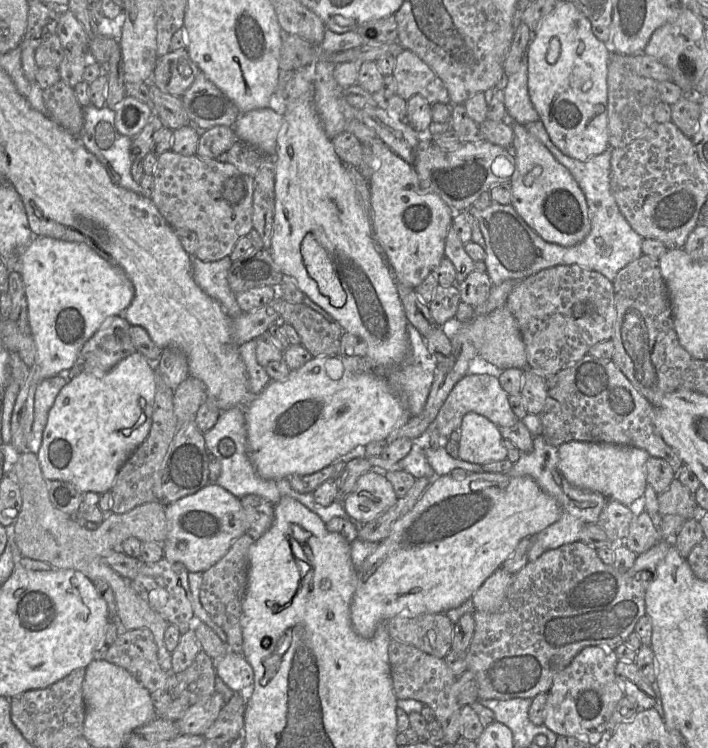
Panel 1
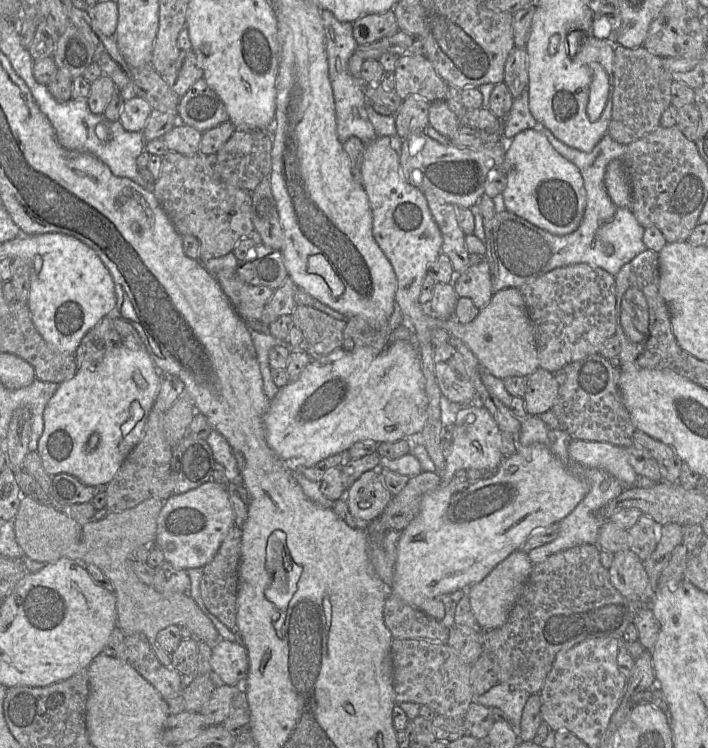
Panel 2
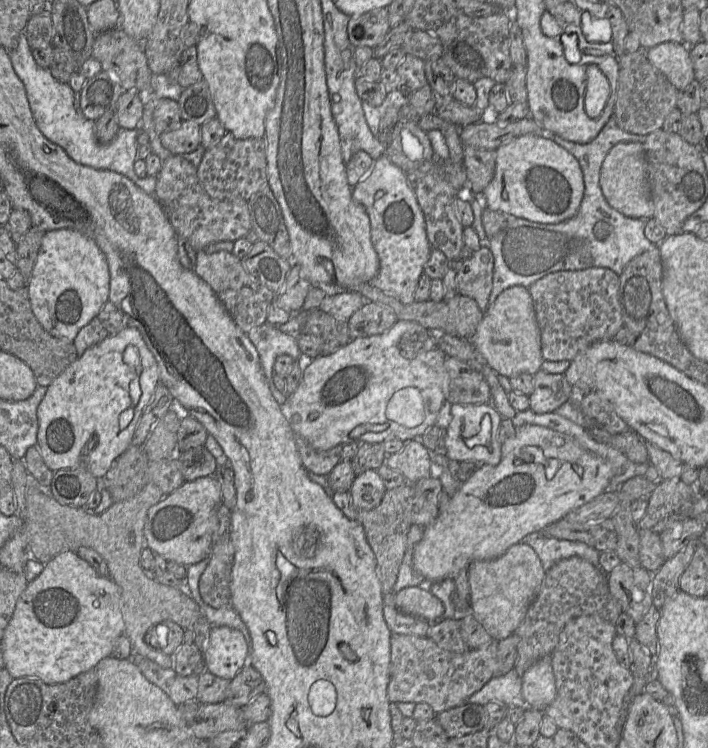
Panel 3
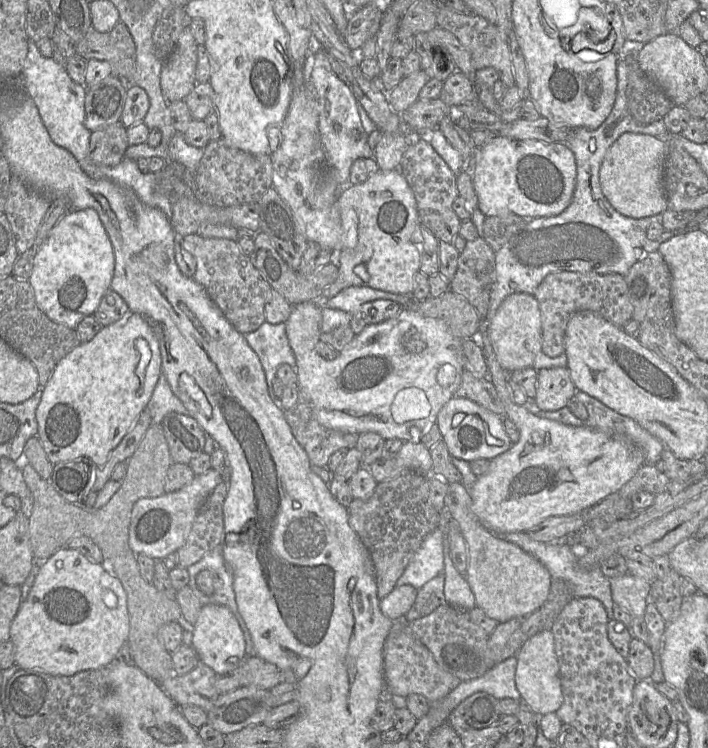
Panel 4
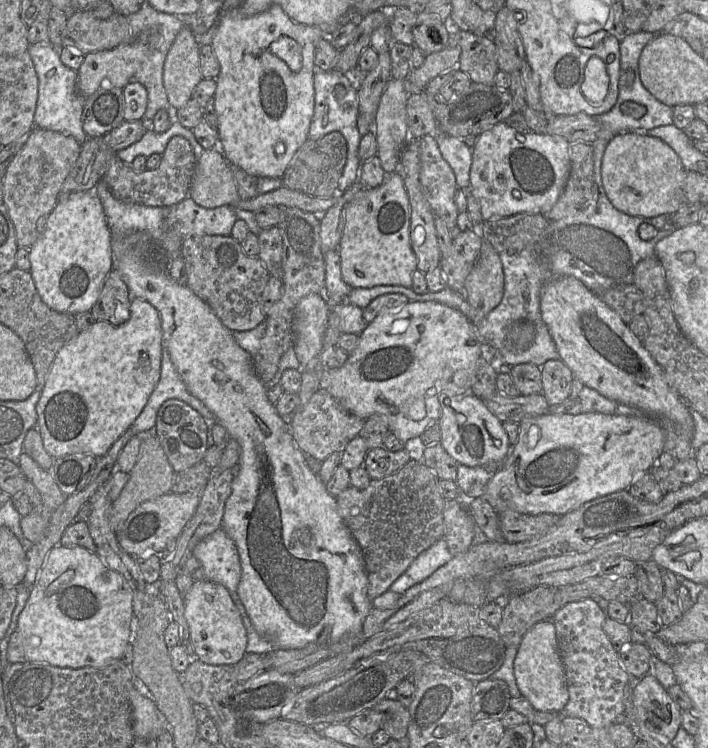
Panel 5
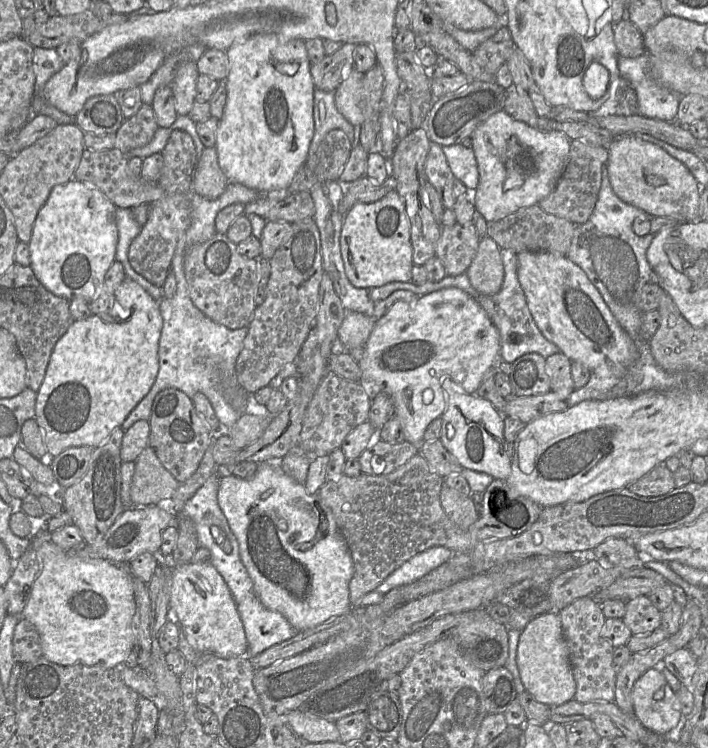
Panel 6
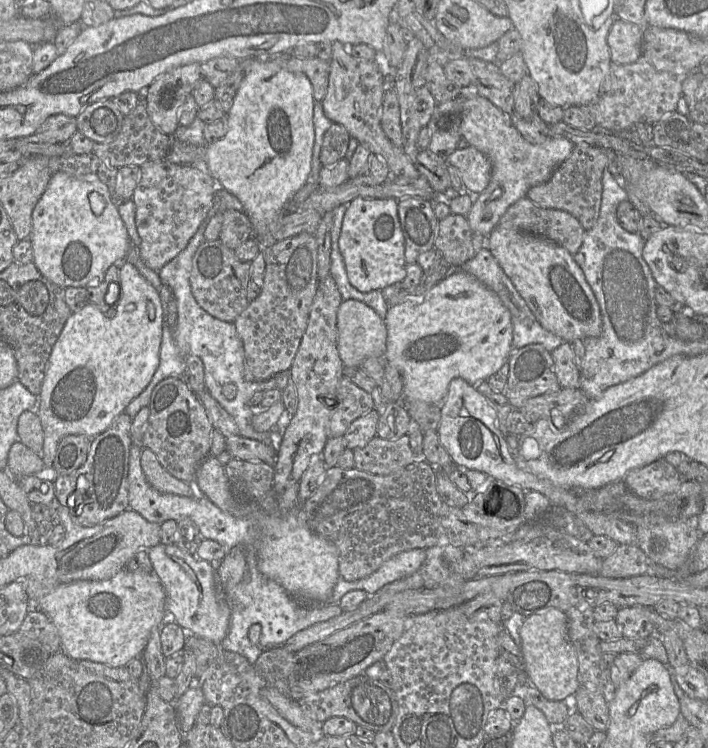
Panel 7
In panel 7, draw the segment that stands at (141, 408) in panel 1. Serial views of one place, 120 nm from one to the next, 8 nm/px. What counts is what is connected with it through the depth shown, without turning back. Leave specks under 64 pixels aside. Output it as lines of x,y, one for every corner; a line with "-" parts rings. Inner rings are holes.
127,262
119,263
120,296
115,304
116,314
108,317
97,306
87,303
67,319
47,364
34,411
38,414
44,433
41,453
46,467
52,467
59,442
67,435
94,438
107,430
131,401
150,383
160,363
160,346
164,328
164,311
159,291

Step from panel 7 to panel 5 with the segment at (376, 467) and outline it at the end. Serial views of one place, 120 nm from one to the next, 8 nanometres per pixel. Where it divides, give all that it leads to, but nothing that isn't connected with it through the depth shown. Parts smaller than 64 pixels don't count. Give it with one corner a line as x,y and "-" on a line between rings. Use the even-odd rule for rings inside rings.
384,446
367,452
363,467
371,479
382,479
400,470
413,458
412,451
406,448
401,451
389,451

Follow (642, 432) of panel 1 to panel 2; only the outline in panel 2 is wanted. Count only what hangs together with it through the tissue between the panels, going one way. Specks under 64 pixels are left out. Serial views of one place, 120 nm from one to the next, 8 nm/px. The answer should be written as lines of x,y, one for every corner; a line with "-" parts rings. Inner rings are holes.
600,354
589,355
563,368
565,382
559,386
558,396
551,411
557,417
561,429
572,439
590,442
606,442
621,447
637,447
648,450
659,465
662,481
679,483
682,460
666,444
639,430
632,422
619,388
620,370
614,360

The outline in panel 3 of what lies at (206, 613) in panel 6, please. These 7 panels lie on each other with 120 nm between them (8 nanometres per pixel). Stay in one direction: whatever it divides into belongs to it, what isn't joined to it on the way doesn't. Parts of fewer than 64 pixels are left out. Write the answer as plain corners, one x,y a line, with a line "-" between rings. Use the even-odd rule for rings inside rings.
228,626
211,628
207,648
202,655
206,670
229,681
251,661
242,632

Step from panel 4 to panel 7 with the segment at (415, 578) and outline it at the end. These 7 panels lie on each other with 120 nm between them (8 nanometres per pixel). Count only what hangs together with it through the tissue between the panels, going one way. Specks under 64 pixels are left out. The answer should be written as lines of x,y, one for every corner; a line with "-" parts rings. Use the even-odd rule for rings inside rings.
411,549
395,555
363,579
347,581
340,575
328,603
339,604
346,593
354,590
364,590
371,596
385,585
417,572
425,558
425,549

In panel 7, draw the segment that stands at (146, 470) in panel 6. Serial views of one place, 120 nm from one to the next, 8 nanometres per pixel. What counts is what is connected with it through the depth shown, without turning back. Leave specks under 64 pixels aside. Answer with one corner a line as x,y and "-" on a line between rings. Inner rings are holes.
143,448
141,453
141,467
148,483
162,493
192,497
196,495
193,483
187,483
171,475
159,462
156,454

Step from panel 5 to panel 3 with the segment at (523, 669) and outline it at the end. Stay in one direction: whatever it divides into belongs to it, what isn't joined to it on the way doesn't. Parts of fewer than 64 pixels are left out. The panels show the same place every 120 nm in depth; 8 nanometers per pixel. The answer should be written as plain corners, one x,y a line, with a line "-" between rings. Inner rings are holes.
552,656
538,660
522,675
522,694
527,707
544,711
556,697

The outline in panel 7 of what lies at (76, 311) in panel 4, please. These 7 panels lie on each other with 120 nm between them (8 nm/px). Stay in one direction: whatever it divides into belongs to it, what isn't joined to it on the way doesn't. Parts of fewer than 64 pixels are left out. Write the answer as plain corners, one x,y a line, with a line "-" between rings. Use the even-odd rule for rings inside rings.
58,171
54,174
52,174
50,181
47,185
47,188
37,204
35,205
33,211
32,211
32,229
31,234
29,237
32,247
33,247
33,263
36,265
38,270
41,272
43,276
45,276
47,279
49,279
51,282
59,285
60,287
66,288
66,287
87,287
89,285
89,282
92,279
99,279
99,282
103,281
105,273
107,269
114,263
119,264
120,262
123,262
125,257
127,256
130,248
131,248
131,239
128,235
128,232
125,228
125,225
120,217
120,214
118,212
118,205
117,201
111,194
109,188
106,184
101,182
95,175
85,175
81,177
73,177
70,176
64,172
-
96,191
99,193
104,202
105,202
105,208
103,212
100,215
95,215
90,207
90,203
88,200
88,196
90,193

